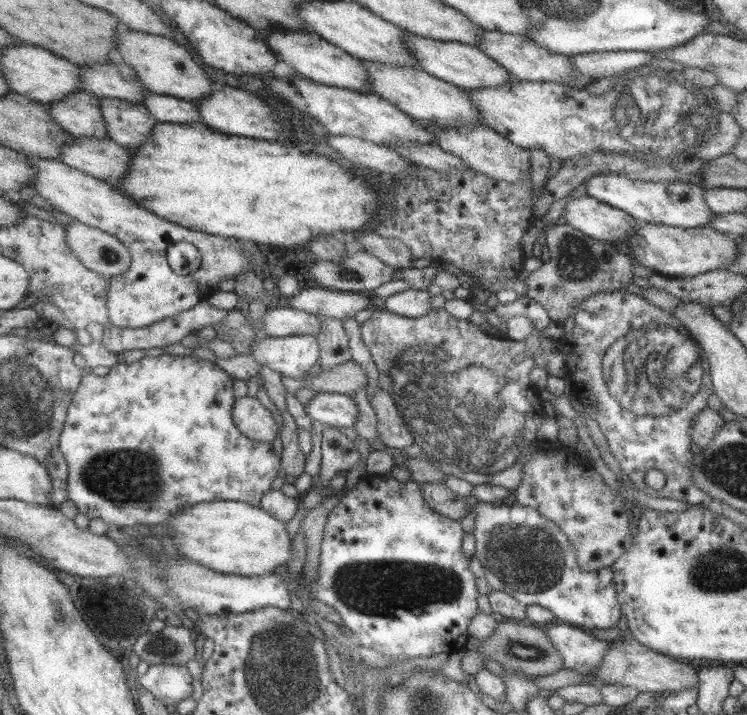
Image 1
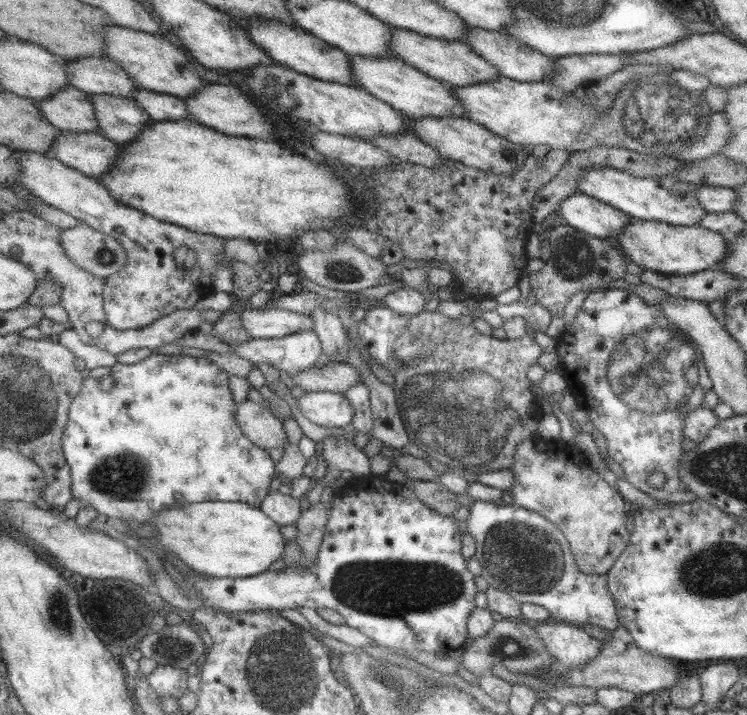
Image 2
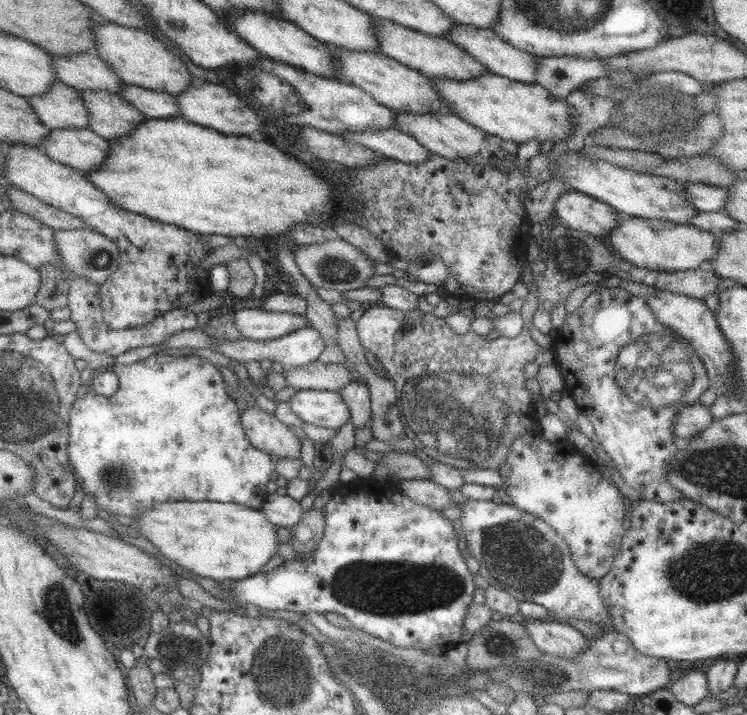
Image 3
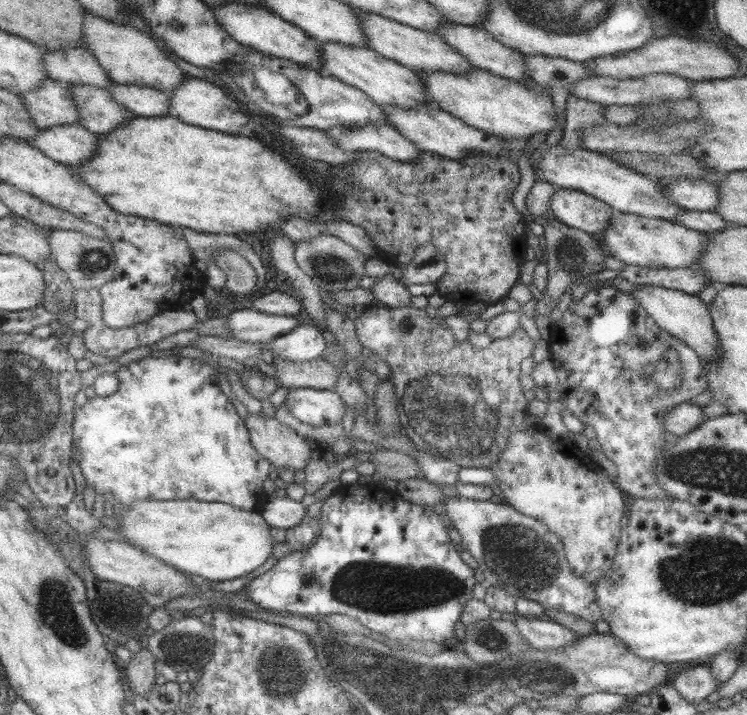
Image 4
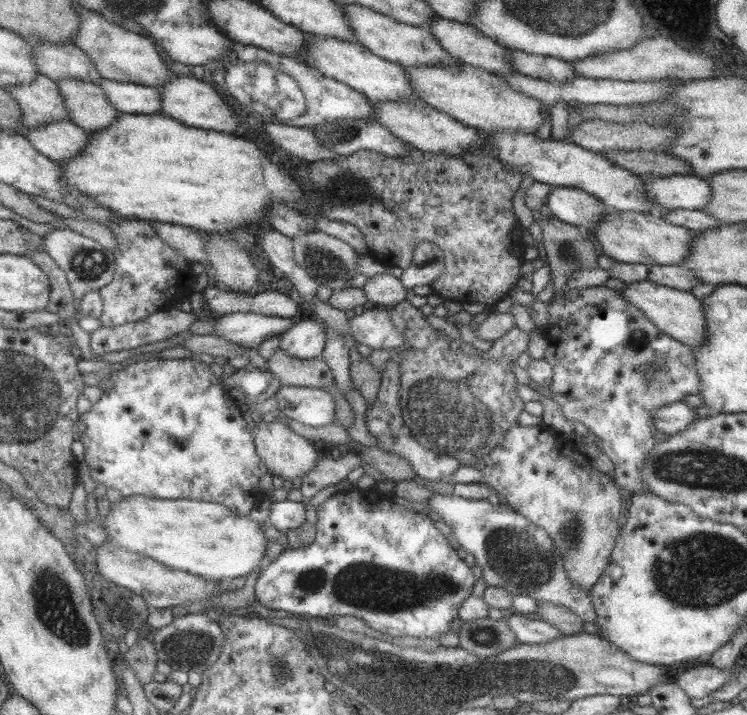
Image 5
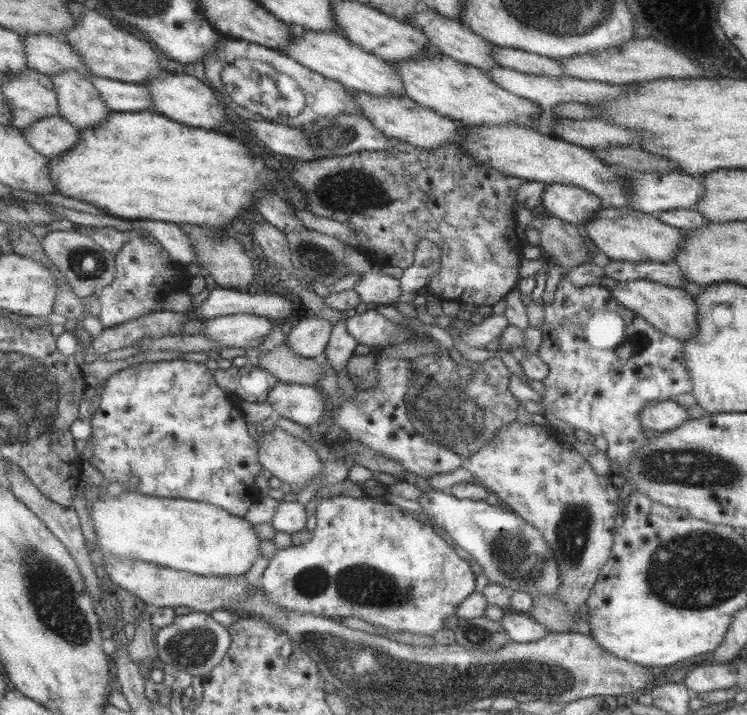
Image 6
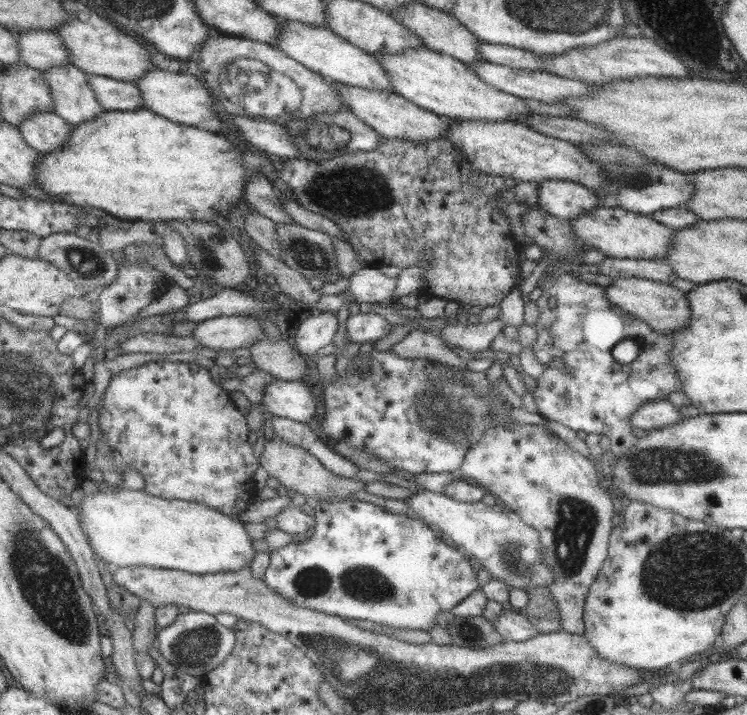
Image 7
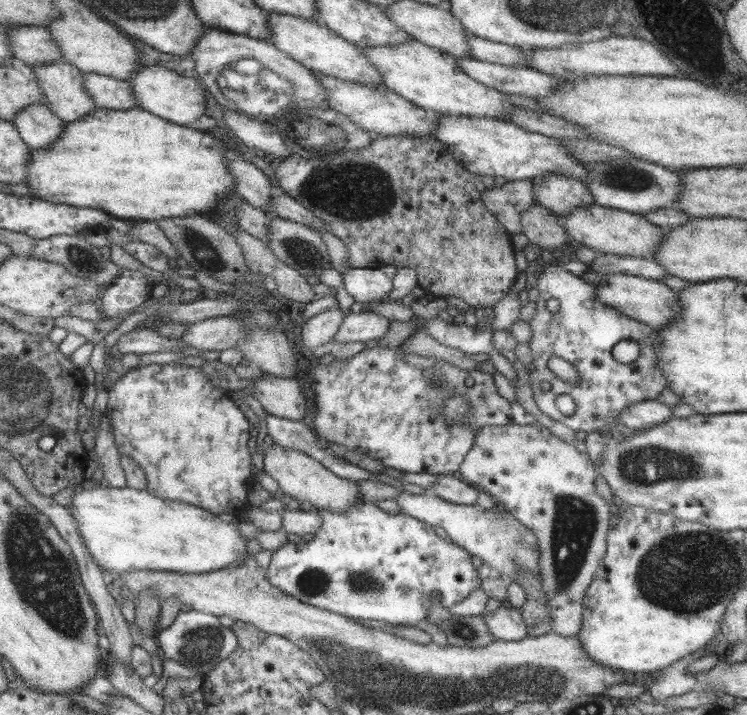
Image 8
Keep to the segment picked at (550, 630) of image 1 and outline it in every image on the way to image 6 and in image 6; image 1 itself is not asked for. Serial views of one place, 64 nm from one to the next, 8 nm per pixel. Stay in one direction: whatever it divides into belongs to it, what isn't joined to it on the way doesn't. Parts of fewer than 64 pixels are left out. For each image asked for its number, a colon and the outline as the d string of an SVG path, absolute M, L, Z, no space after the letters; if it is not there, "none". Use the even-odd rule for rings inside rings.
2: M535 622L531 624L537 632L547 654L553 656L561 666L581 666L589 662L601 650L601 642L589 636L583 628L565 622Z
3: M523 620L523 626L541 650L541 654L571 658L577 656L585 646L587 638L565 622L543 622L543 620Z
4: M519 616L513 624L515 624L517 632L521 634L521 638L527 640L531 644L531 648L537 648L537 650L559 648L559 646L565 646L577 638L575 632L569 632L561 624L549 622L549 620Z
5: M523 614L509 616L507 626L519 644L543 644L561 636L561 632L555 626Z
6: M505 612L501 618L501 628L507 632L511 642L531 642L549 634L549 630L541 624L535 624L529 614L519 612Z

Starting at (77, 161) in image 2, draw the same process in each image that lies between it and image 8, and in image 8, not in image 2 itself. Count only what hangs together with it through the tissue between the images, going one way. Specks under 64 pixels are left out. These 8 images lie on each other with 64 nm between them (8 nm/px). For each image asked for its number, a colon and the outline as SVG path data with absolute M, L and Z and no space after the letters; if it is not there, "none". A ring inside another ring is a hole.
3: M55 128L41 140L39 148L59 164L89 172L103 164L109 142L89 128Z
4: M57 124L37 132L31 144L47 158L71 168L95 154L99 136L85 130L81 124Z
5: M53 120L49 124L27 130L25 138L41 156L47 156L53 162L61 162L77 156L77 152L85 148L89 132L77 128L69 120Z
6: M51 114L35 120L21 132L23 138L29 142L29 146L35 148L35 152L53 158L53 156L63 156L63 152L73 148L77 144L81 130L73 128L59 114Z
7: M39 110L25 116L17 128L25 144L41 154L61 148L61 144L65 144L65 140L69 138L73 126L59 118L53 110Z
8: M43 102L21 108L11 124L17 128L19 138L31 150L49 148L49 144L53 144L59 138L65 126L65 122L57 118Z

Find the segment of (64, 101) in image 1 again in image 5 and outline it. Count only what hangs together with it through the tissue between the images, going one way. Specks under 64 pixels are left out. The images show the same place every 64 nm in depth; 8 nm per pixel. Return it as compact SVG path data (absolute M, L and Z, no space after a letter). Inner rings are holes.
M37 74L35 80L31 80L29 84L7 86L7 92L9 96L13 96L21 110L19 124L25 130L49 124L53 120L69 118L57 82L43 74Z

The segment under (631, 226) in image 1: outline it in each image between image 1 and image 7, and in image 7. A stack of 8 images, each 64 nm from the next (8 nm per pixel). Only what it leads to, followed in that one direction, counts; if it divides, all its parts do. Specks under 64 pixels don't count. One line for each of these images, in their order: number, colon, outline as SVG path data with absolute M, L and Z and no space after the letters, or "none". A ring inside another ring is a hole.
2: M579 190L561 200L557 214L569 228L575 228L577 232L593 236L597 240L615 238L633 220L611 204L603 204Z
3: M565 190L555 202L553 216L571 230L581 230L587 236L599 238L611 234L621 220L619 212L609 204L595 200L577 190Z
4: M557 188L549 206L561 224L581 230L589 236L601 234L601 230L605 230L609 218L613 216L611 208L595 196L569 188Z
5: M553 186L547 194L545 210L553 214L553 218L571 226L585 226L589 232L595 230L601 216L609 210L601 200L581 188L563 188Z
6: M547 184L541 194L541 206L547 214L557 216L565 224L579 226L593 218L601 208L601 198L585 188L571 184Z
7: M541 180L537 192L537 206L551 216L557 216L559 220L573 220L587 210L599 206L599 196L579 182Z

